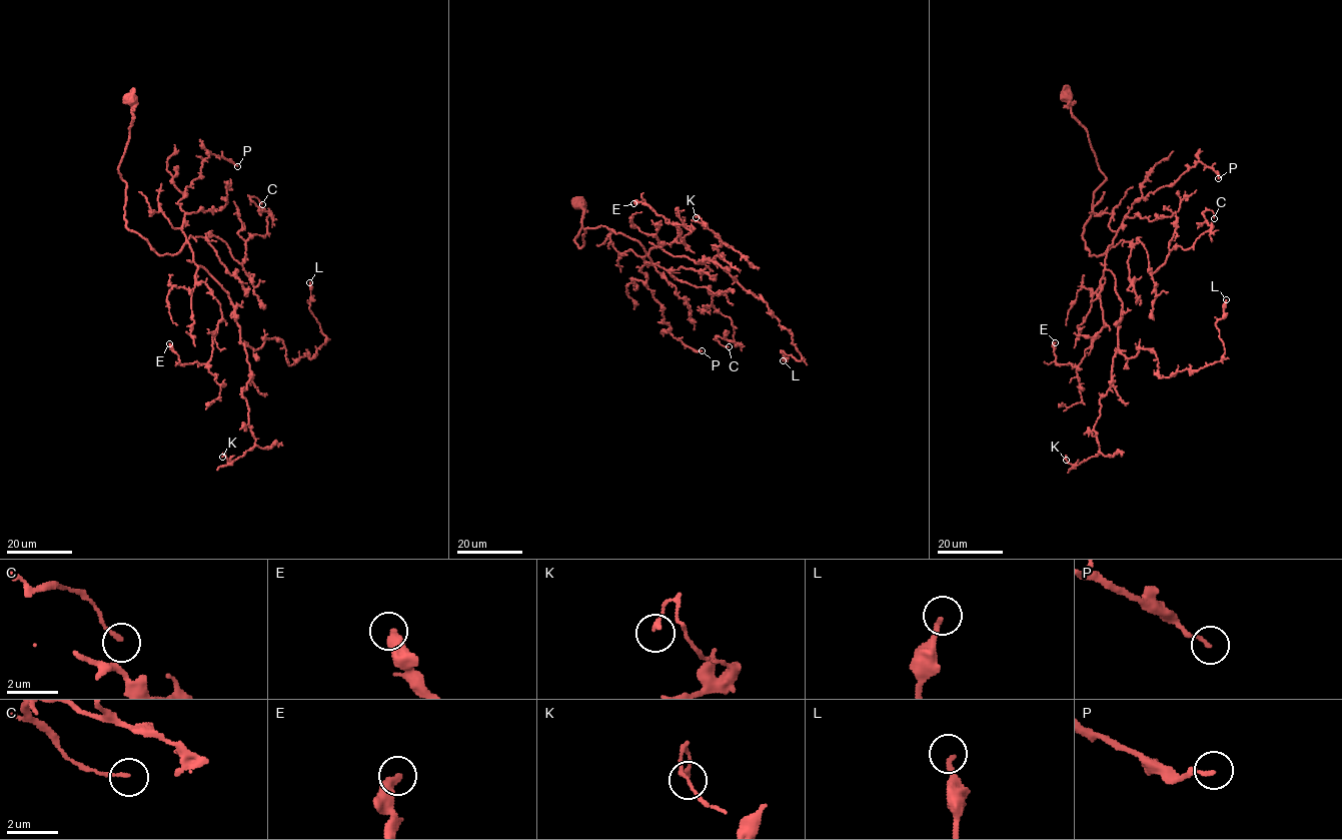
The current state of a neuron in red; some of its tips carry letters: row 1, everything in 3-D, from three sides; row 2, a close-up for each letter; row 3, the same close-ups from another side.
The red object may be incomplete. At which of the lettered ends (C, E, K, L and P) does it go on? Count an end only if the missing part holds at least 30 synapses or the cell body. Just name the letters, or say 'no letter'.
no letter

